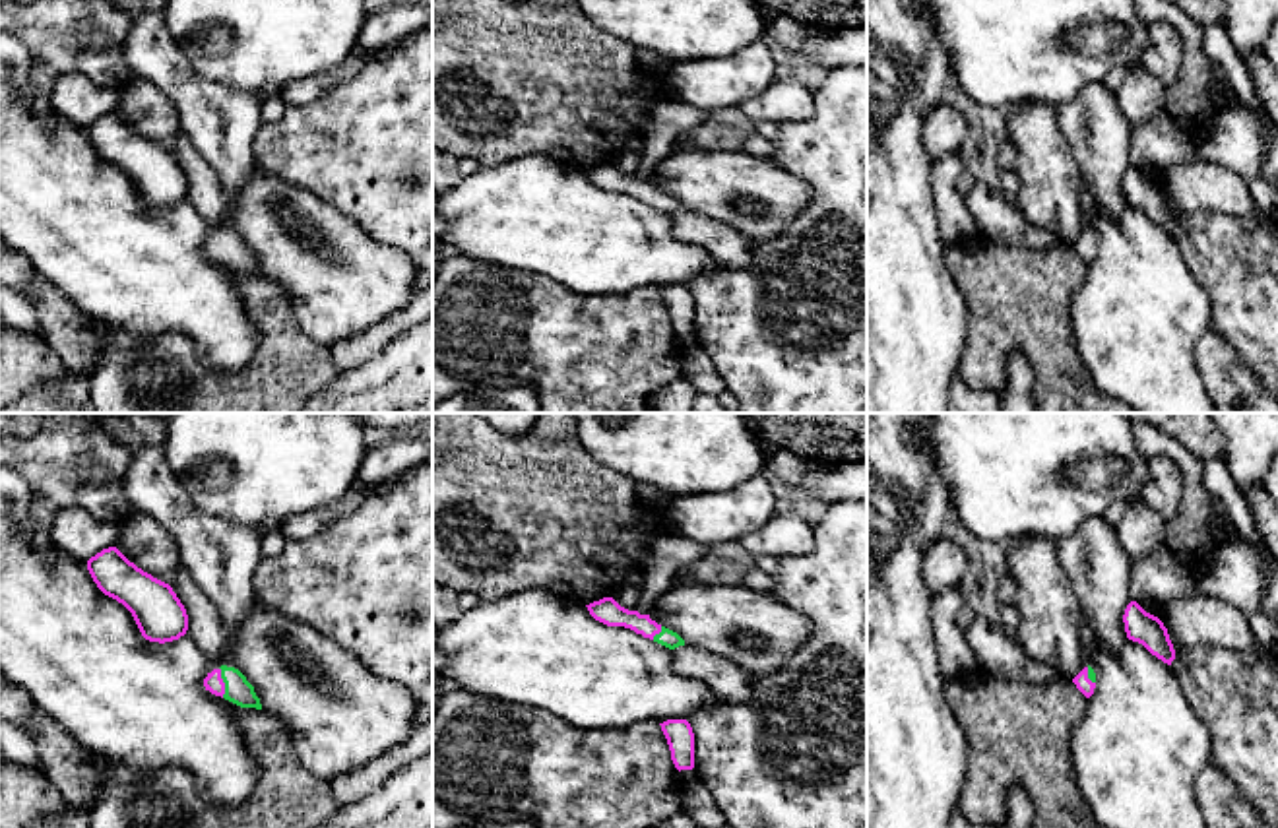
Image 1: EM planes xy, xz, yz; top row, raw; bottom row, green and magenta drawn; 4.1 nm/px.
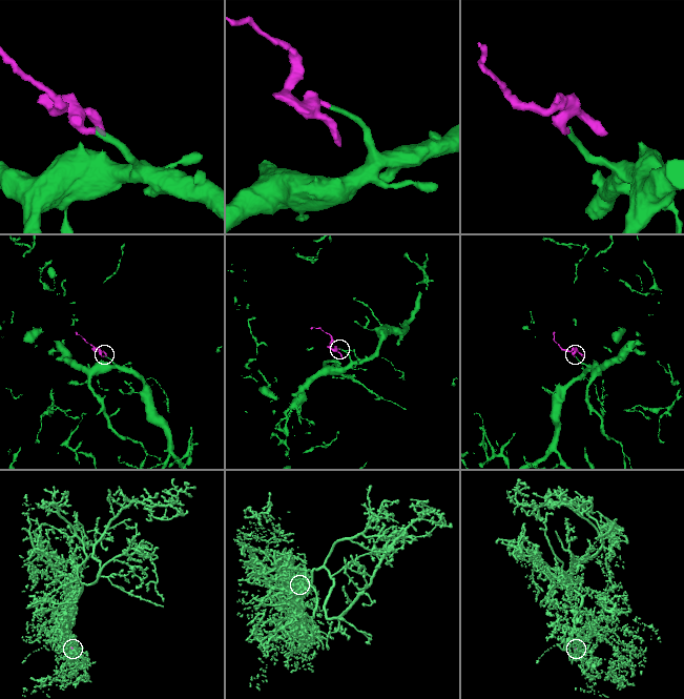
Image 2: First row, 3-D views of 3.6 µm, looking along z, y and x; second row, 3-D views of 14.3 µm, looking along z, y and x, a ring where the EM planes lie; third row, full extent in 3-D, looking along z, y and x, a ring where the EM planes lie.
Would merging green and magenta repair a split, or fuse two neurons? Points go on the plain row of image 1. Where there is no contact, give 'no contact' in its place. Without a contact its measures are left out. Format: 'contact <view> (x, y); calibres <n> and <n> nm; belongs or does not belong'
contact xy (223, 247); calibres 110 and 80 nm; belongs

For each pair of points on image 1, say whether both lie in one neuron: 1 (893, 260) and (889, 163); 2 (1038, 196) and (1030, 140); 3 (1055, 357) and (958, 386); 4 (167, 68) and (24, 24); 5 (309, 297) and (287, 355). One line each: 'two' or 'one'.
1: one
2: one
3: two
4: two
5: two

